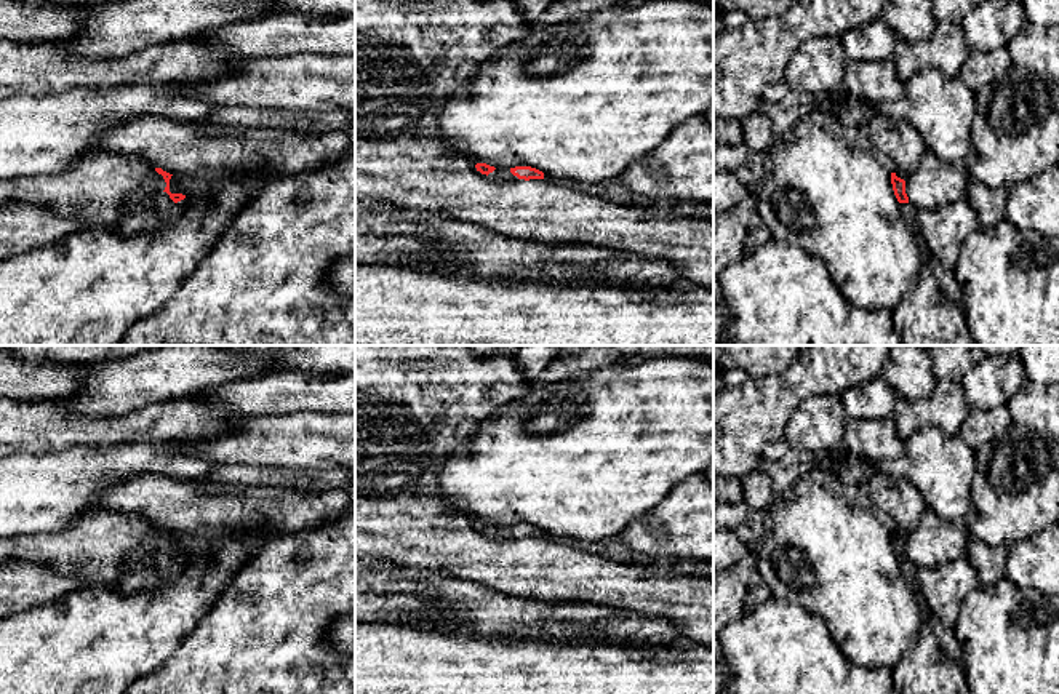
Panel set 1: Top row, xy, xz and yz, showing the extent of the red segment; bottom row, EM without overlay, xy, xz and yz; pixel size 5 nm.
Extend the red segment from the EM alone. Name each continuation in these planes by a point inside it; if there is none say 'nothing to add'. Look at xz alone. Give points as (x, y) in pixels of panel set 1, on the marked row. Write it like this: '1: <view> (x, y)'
1: xz (498, 175)

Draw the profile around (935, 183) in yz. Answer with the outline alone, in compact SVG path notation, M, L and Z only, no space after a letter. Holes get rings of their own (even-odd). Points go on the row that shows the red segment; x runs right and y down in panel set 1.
M926 150L917 170L905 179L905 193L917 209L933 209L968 200L968 179L965 162L942 162Z

